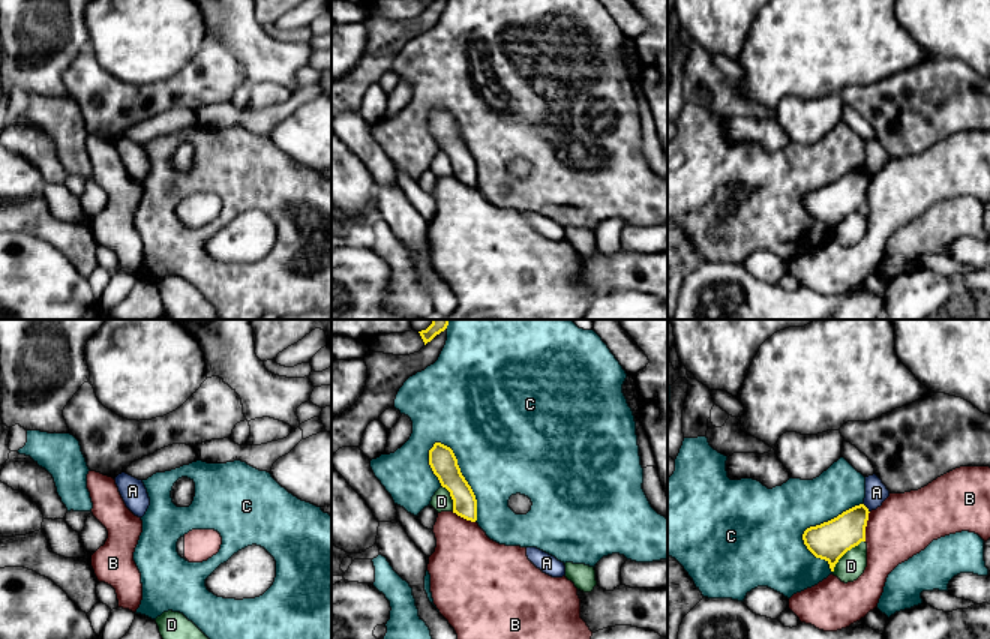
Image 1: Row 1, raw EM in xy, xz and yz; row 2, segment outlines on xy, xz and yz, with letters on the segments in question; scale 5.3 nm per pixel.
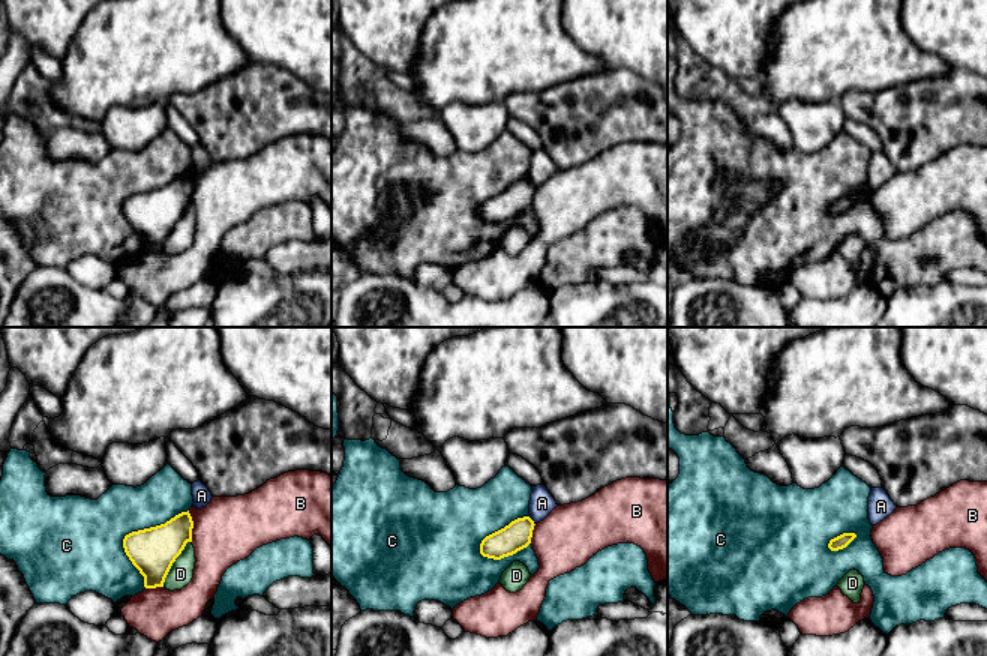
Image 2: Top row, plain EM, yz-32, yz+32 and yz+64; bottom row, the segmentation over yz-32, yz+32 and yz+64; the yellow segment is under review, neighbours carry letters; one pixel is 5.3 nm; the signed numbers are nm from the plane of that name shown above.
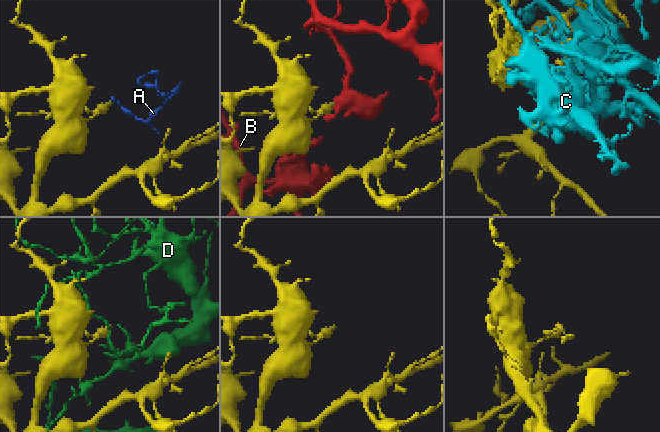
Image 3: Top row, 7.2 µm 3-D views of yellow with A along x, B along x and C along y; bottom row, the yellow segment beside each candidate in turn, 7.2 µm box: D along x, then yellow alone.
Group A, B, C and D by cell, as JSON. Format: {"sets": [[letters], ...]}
{"sets": [["A"], ["B"], ["C"], ["D"]]}

